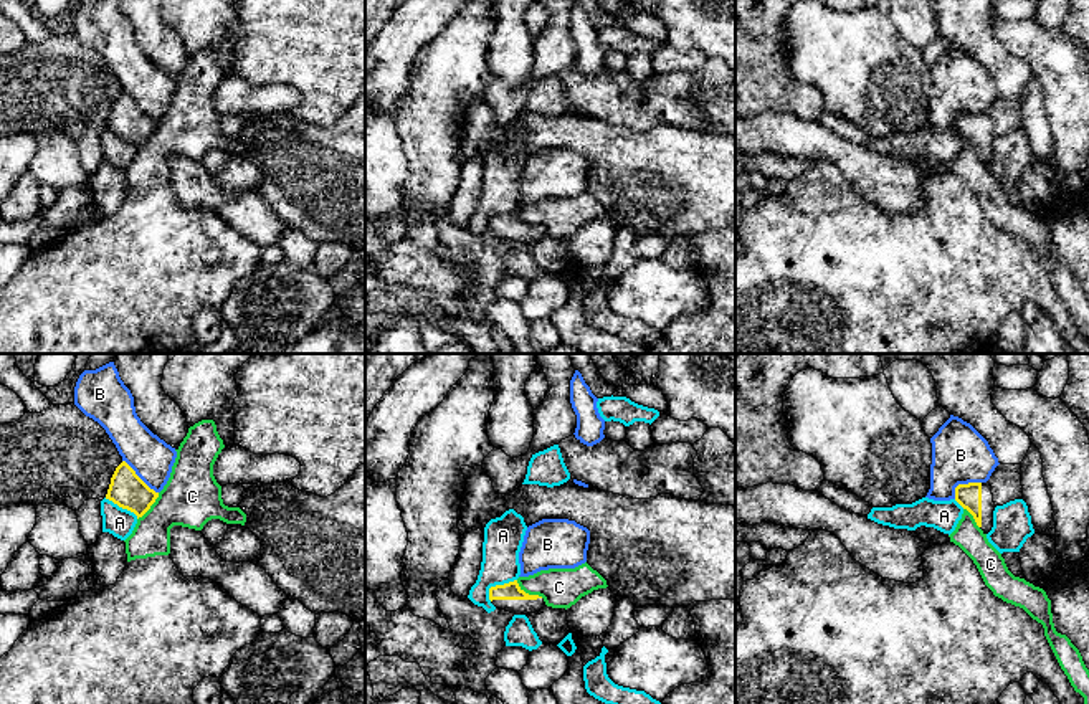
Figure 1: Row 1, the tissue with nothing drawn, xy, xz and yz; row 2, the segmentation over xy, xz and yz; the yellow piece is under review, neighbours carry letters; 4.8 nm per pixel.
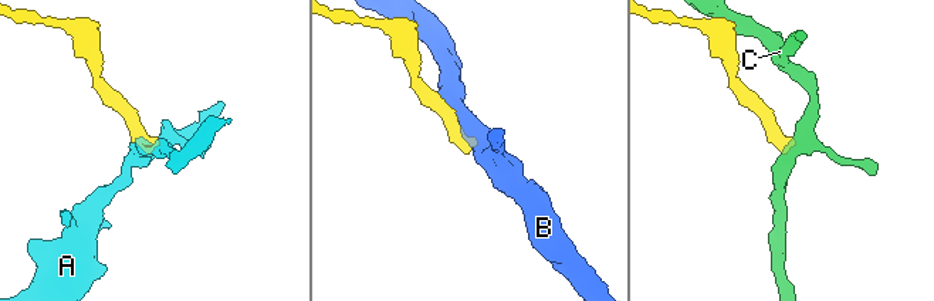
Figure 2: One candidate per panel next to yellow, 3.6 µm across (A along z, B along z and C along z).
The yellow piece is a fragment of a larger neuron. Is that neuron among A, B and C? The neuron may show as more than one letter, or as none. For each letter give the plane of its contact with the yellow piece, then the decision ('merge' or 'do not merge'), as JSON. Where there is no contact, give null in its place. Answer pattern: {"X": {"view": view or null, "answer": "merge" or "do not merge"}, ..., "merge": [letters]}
{"A": {"view": "xz", "answer": "do not merge"}, "B": {"view": "xy", "answer": "do not merge"}, "C": {"view": "xz", "answer": "do not merge"}, "merge": []}

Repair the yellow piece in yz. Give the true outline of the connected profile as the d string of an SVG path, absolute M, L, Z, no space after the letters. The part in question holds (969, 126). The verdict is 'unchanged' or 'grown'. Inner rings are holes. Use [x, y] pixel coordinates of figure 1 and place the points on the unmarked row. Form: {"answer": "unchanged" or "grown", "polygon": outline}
{"answer": "grown", "polygon": "M968 112L955 117L955 131L967 139L977 155L988 164L993 157L993 124L990 112Z"}

